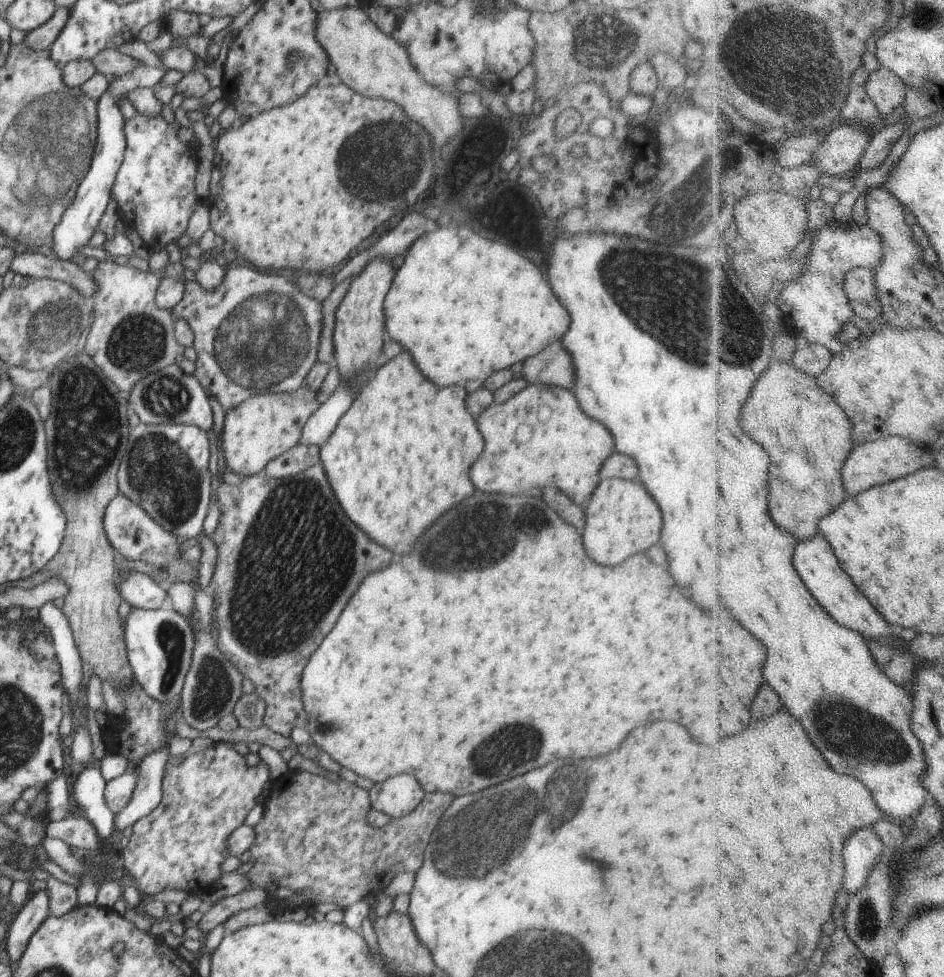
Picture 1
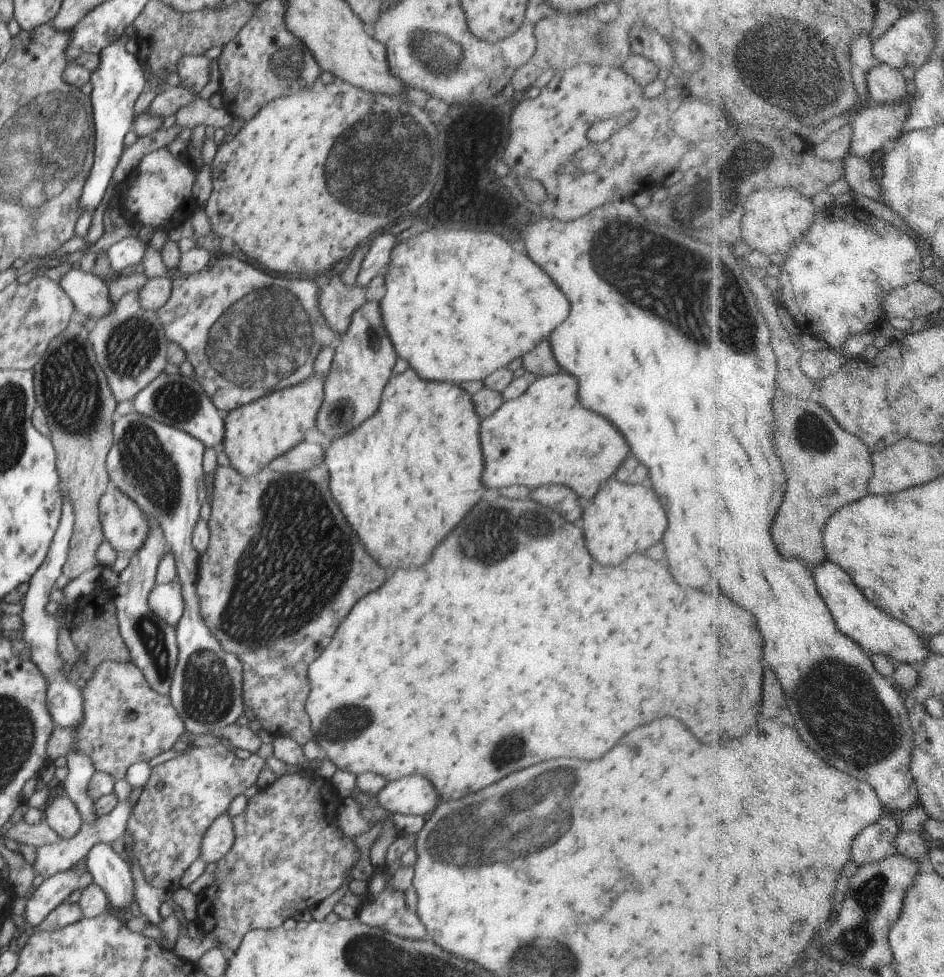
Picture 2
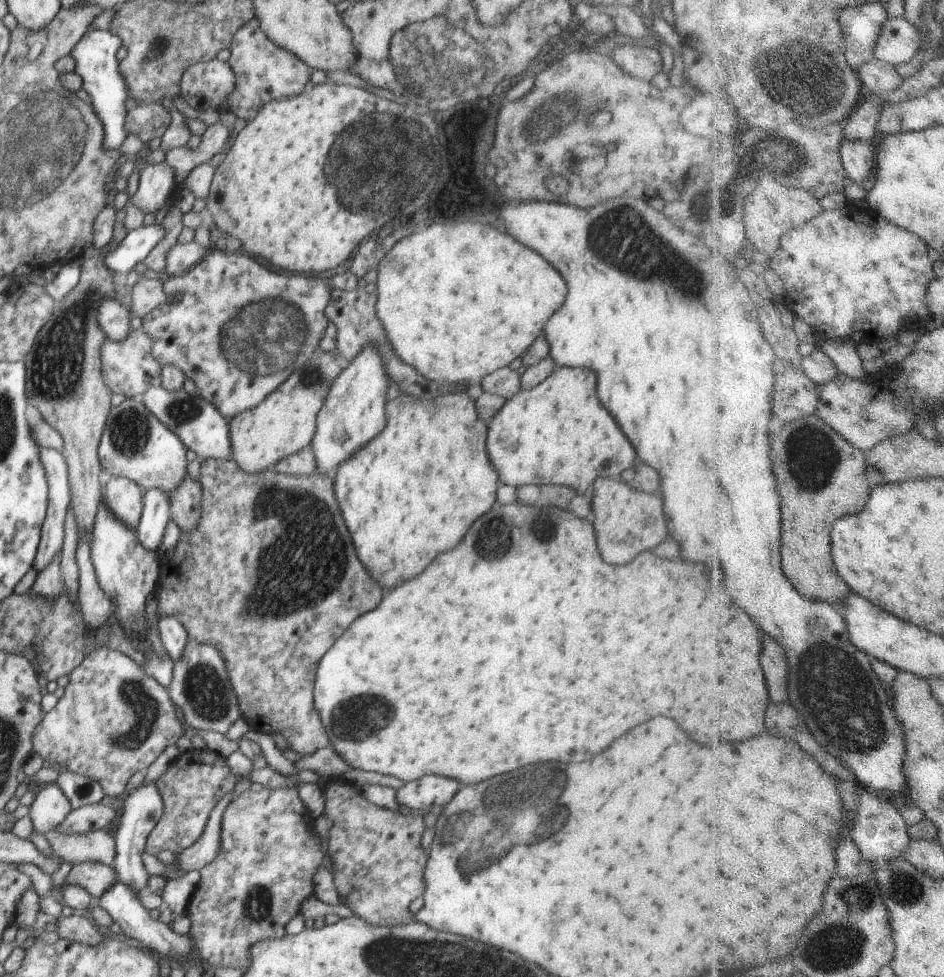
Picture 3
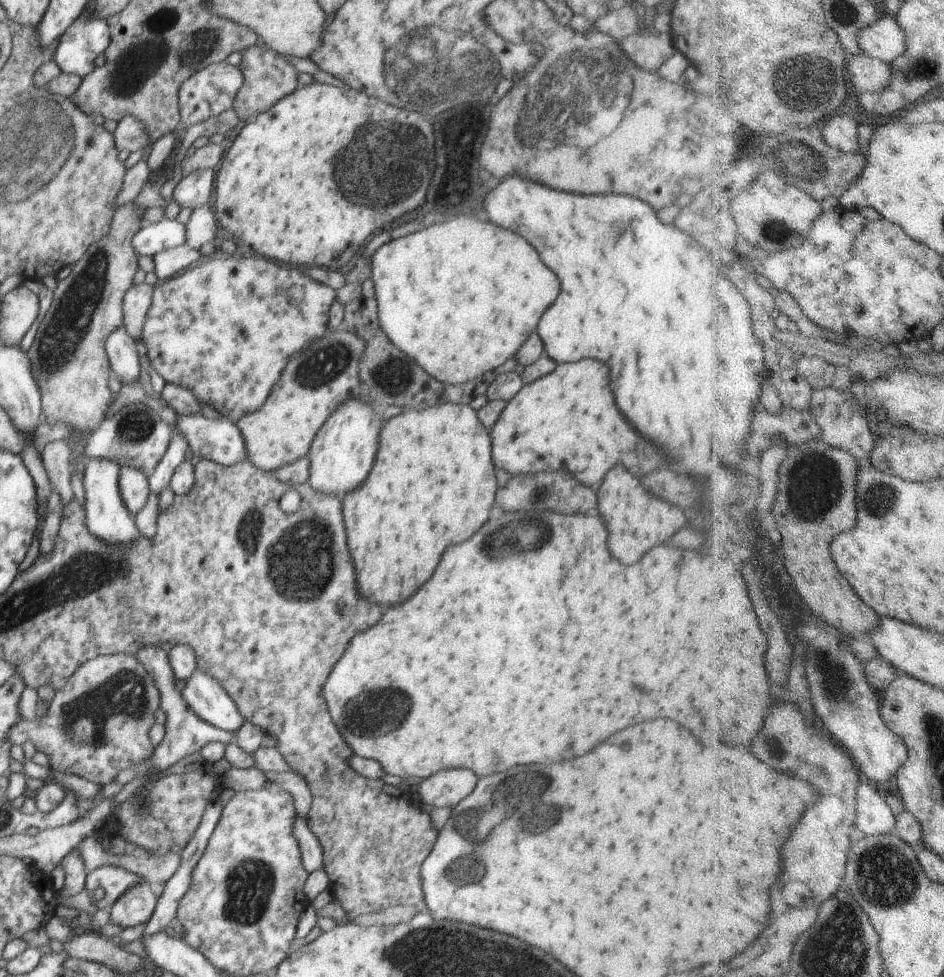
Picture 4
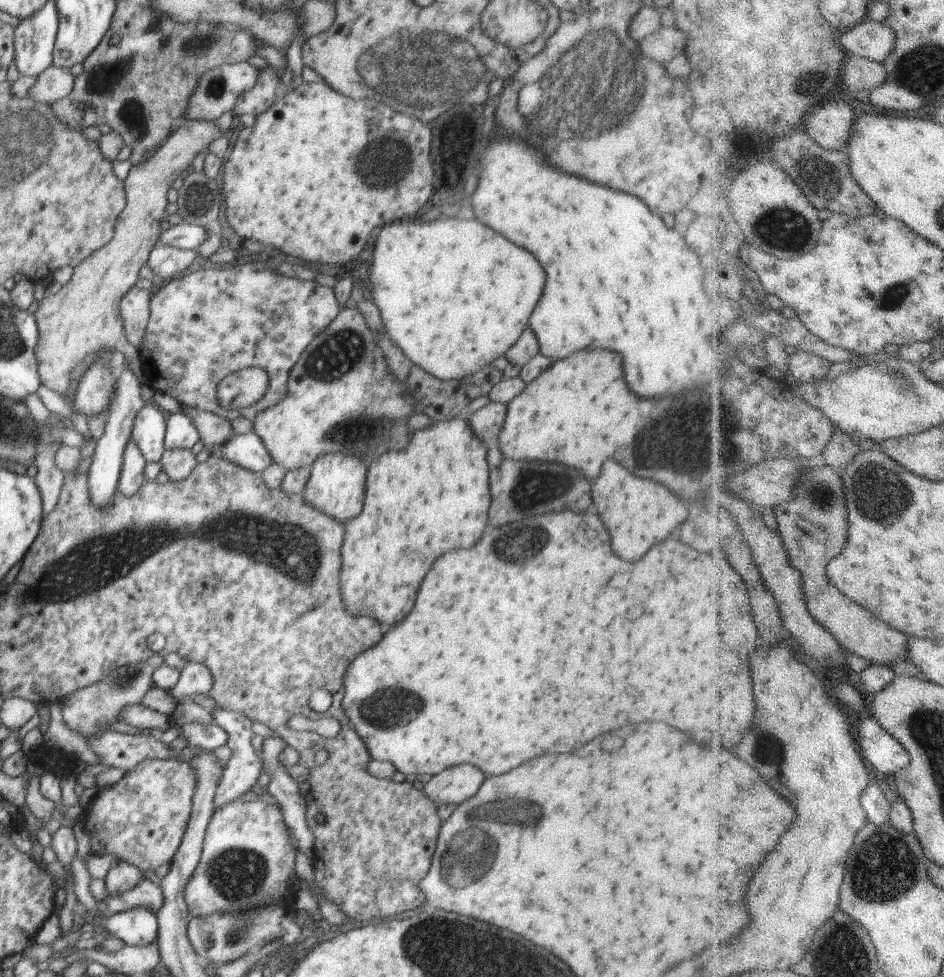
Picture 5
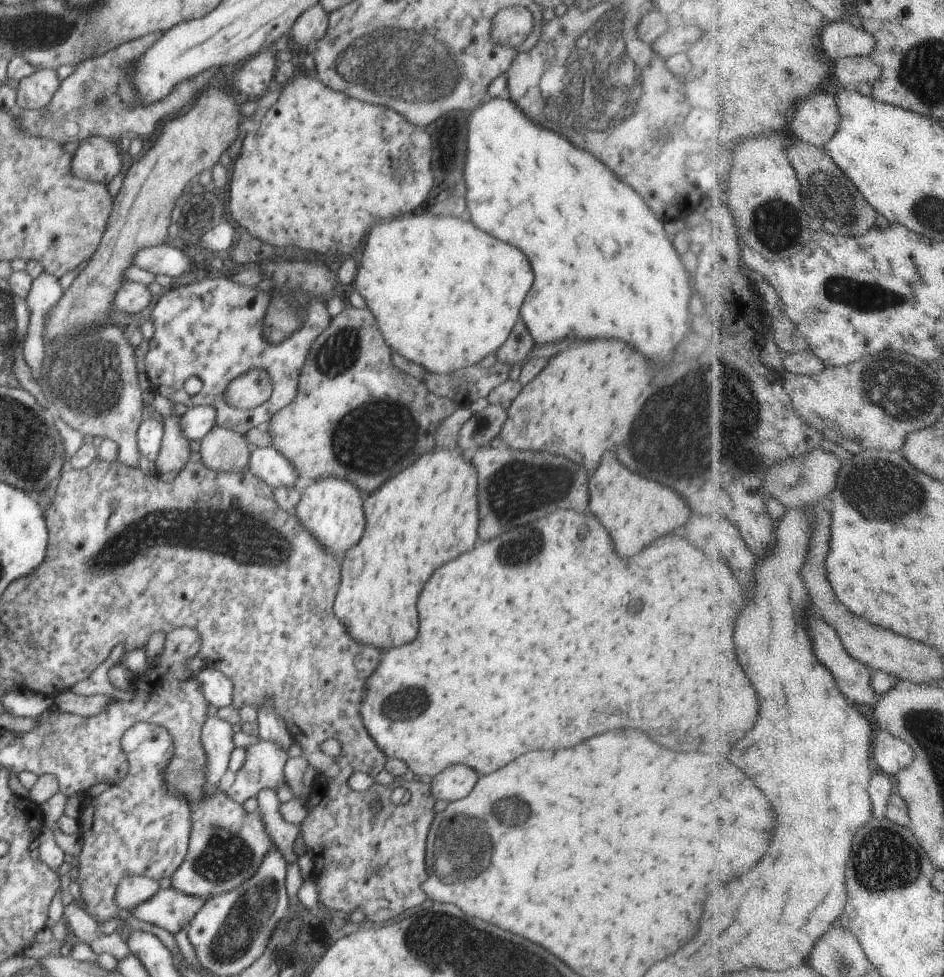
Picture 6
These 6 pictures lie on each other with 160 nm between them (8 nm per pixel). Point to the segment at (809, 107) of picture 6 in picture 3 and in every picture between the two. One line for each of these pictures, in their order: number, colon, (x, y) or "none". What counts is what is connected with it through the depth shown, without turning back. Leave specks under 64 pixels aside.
3: (859, 157)
4: (841, 131)
5: (832, 125)

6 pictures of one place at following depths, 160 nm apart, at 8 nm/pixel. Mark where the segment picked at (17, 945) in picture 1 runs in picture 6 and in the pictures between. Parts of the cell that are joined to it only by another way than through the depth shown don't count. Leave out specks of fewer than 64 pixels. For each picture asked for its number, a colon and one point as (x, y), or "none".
2: (55, 890)
3: (97, 878)
4: (106, 884)
5: (147, 894)
6: (169, 909)

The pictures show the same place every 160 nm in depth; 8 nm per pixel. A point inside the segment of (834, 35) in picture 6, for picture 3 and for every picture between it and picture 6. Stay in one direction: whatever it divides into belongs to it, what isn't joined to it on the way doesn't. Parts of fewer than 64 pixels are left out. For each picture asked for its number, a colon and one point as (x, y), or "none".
3: (901, 41)
4: (887, 40)
5: (875, 40)

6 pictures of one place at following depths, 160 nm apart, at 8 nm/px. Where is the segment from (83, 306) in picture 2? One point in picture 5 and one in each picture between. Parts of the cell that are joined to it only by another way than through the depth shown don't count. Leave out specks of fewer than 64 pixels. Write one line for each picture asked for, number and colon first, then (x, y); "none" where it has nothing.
3: (114, 318)
4: (121, 348)
5: (104, 473)

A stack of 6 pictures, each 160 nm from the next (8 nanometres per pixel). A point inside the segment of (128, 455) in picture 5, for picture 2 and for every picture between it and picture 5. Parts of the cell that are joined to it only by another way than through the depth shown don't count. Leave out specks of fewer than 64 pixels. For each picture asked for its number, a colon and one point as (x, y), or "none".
2: (124, 524)
3: (125, 498)
4: (134, 487)

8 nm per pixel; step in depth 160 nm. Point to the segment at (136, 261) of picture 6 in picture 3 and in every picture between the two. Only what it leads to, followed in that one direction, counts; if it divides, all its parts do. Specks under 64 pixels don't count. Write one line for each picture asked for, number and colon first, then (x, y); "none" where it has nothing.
3: (180, 258)
4: (169, 263)
5: (169, 262)

